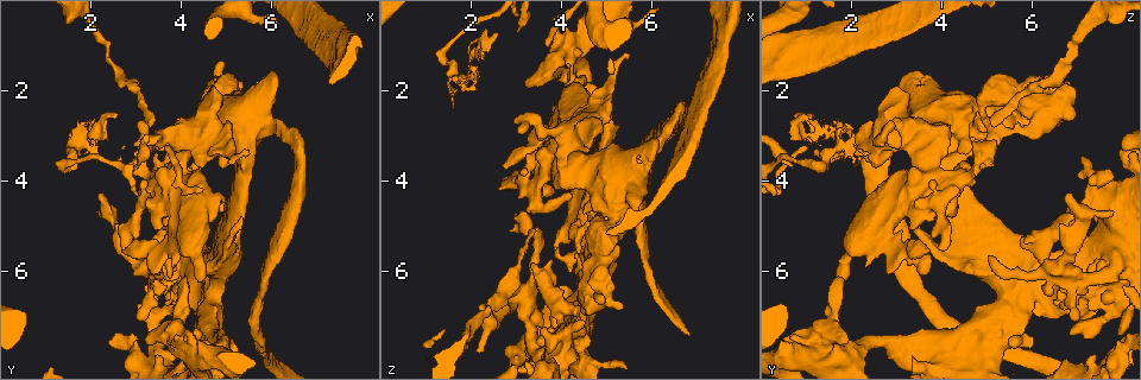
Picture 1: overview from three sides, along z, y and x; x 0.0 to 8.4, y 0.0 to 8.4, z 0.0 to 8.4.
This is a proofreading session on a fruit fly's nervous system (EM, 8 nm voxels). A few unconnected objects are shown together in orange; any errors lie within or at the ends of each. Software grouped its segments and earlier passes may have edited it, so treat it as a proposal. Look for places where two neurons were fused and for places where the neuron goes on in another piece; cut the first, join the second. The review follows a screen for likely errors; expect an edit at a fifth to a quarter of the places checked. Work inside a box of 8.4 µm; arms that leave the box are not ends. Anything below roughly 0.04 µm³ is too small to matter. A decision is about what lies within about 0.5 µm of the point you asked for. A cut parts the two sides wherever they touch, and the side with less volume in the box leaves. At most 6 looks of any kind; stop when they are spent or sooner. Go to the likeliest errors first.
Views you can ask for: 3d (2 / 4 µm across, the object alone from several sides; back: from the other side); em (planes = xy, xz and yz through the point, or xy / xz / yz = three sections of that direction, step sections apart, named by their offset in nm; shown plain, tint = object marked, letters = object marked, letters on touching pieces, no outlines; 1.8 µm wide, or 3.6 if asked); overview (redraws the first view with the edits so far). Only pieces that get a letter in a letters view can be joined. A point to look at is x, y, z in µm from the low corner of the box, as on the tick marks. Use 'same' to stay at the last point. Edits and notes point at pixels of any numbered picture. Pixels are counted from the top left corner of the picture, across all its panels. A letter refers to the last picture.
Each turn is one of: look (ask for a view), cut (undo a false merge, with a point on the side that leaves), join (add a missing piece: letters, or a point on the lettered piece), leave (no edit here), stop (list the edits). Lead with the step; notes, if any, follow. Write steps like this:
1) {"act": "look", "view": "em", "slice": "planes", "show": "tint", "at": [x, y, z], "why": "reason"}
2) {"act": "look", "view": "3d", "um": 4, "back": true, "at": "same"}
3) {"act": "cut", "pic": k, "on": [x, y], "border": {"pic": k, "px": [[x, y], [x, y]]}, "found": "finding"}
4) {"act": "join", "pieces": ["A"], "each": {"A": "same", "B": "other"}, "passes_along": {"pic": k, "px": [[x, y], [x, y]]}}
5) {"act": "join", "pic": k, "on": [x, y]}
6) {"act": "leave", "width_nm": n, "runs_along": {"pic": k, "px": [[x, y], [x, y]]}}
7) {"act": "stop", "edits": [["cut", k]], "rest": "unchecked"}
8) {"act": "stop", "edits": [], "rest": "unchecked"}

{"act": "look", "view": "em", "slice": "xy", "step": 8, "show": "tint", "at": [2.40, 1.25, 6.90], "why": "narrows sharply"}

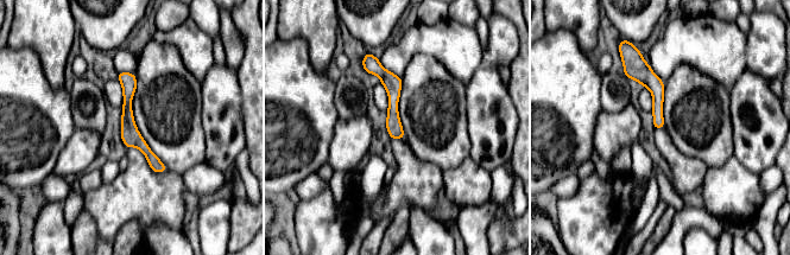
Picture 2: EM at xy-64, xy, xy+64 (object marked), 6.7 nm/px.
{"act": "look", "view": "em", "slice": "xy", "step": 8, "show": "letters", "at": "same"}

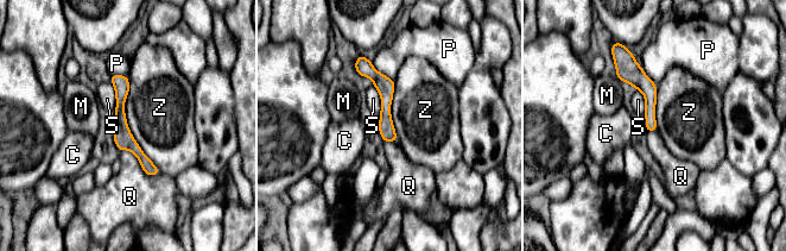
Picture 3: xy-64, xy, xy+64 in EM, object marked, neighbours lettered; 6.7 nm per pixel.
{"act": "leave", "width_nm": 80, "each": {"C": "other", "M": "other", "P": "other", "Q": "other", "S": "other", "Z": "other"}, "runs_along": {"pic": 3, "px": [[114, 77], [121, 133], [154, 171]]}, "found": "continuous, no second neuron"}

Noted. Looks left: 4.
{"act": "look", "view": "3d", "um": 4, "at": [4.10, 4.70, 2.85], "why": "abrupt turn"}

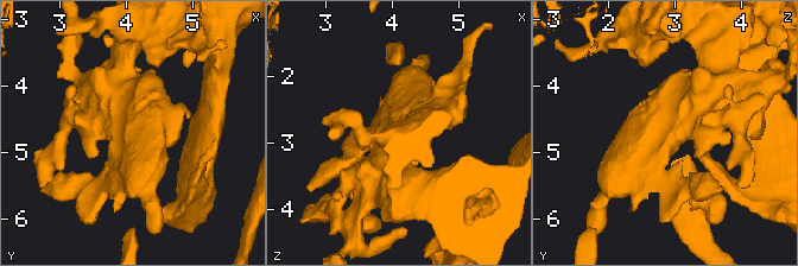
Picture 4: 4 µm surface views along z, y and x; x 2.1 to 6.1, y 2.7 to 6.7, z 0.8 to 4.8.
{"act": "look", "view": "em", "um": 3.6, "slice": "planes", "show": "tint", "at": [4.15, 4.70, 2.80]}

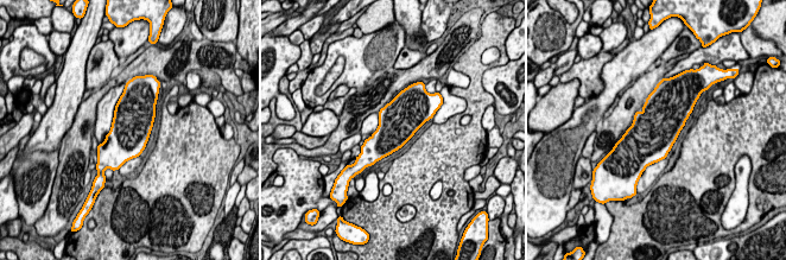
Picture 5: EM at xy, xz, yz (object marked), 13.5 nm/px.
{"act": "look", "view": "em", "um": 3.6, "slice": "planes", "show": "letters", "at": "same", "why": "what lies round it"}

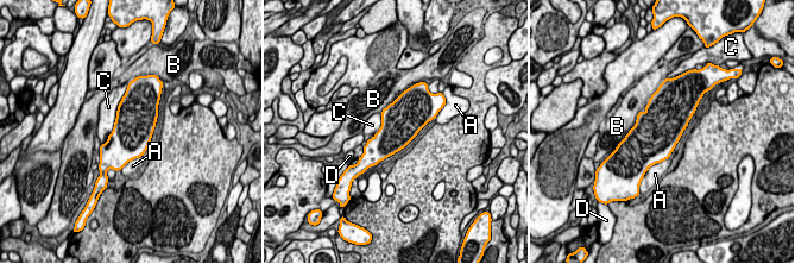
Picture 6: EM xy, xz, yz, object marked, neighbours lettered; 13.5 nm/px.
{"act": "leave", "width_nm": 550, "each": {"A": "other", "B": "other", "C": "other", "D": "other"}, "border": {"pic": 6, "px": [[126, 90], [113, 130], [101, 145]]}, "found": "continuous, no second neuron"}

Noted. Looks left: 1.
{"act": "look", "view": "em", "slice": "planes", "show": "letters", "at": [2.80, 5.55, 3.90], "why": "branch stops here"}

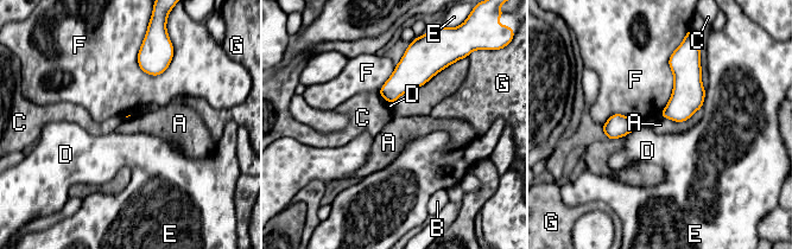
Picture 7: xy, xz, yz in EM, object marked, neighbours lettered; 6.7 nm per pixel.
{"act": "leave", "each": {"A": "other", "B": "other", "C": "other", "D": "other", "E": "other", "F": "other", "G": "other"}, "border": {"pic": 7, "px": [[695, 112], [682, 121], [660, 116]]}, "found": "no lettered piece goes on from it"}

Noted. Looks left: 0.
{"act": "stop", "edits": [], "rest": "unchecked"}

